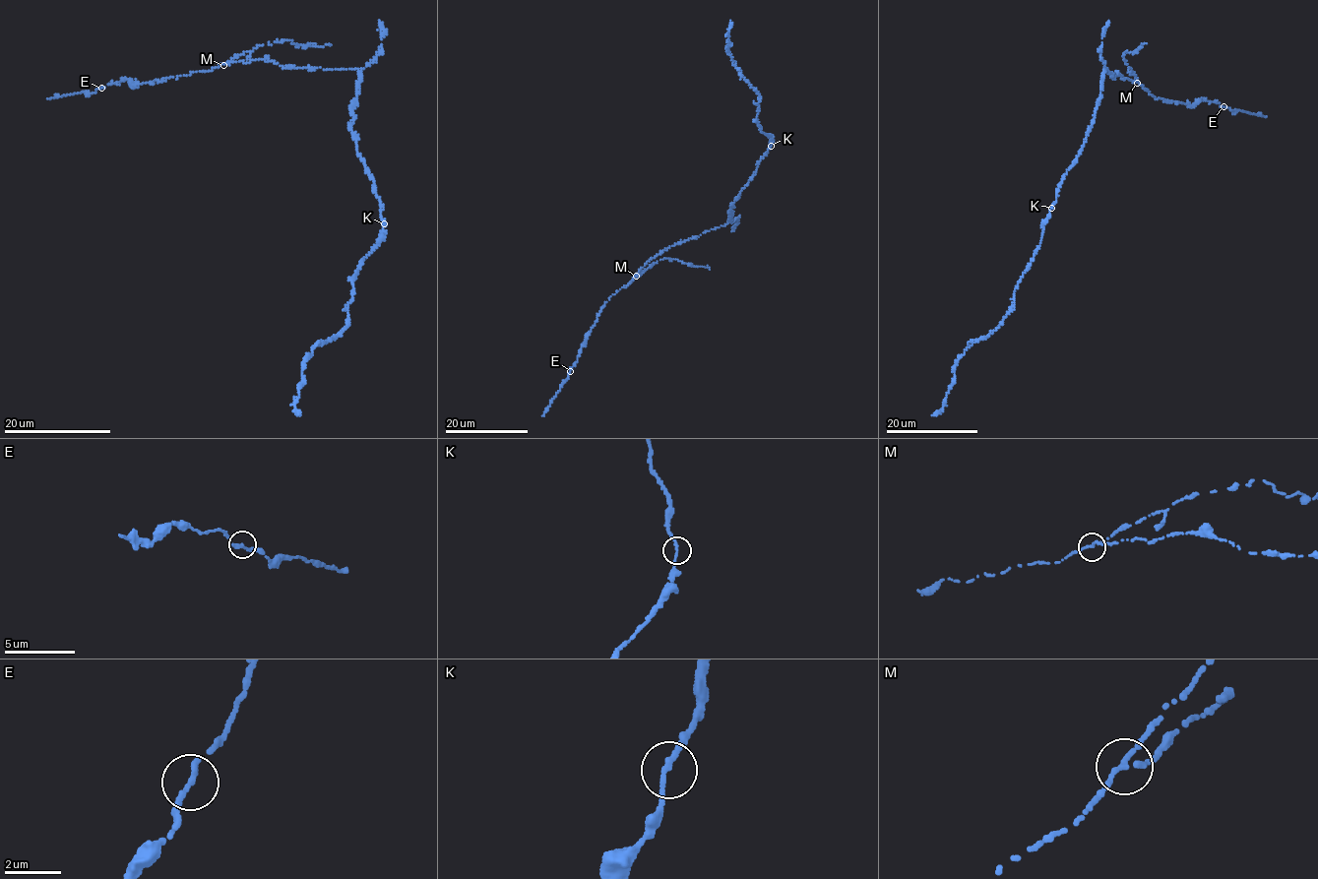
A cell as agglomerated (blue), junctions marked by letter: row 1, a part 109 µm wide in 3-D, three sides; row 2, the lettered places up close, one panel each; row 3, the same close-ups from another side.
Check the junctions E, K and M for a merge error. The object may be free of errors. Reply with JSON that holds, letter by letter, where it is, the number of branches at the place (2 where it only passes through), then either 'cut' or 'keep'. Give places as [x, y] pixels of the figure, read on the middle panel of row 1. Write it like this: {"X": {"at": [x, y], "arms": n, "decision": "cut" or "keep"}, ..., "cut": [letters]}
{"E": {"at": [570, 371], "arms": 2, "decision": "keep"}, "K": {"at": [771, 146], "arms": 2, "decision": "keep"}, "M": {"at": [636, 276], "arms": 2, "decision": "cut"}, "cut": ["M"]}

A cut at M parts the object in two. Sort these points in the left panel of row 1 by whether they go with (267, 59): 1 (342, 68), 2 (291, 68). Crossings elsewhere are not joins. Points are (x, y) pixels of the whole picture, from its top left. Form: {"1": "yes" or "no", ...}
{"1": "yes", "2": "yes"}

